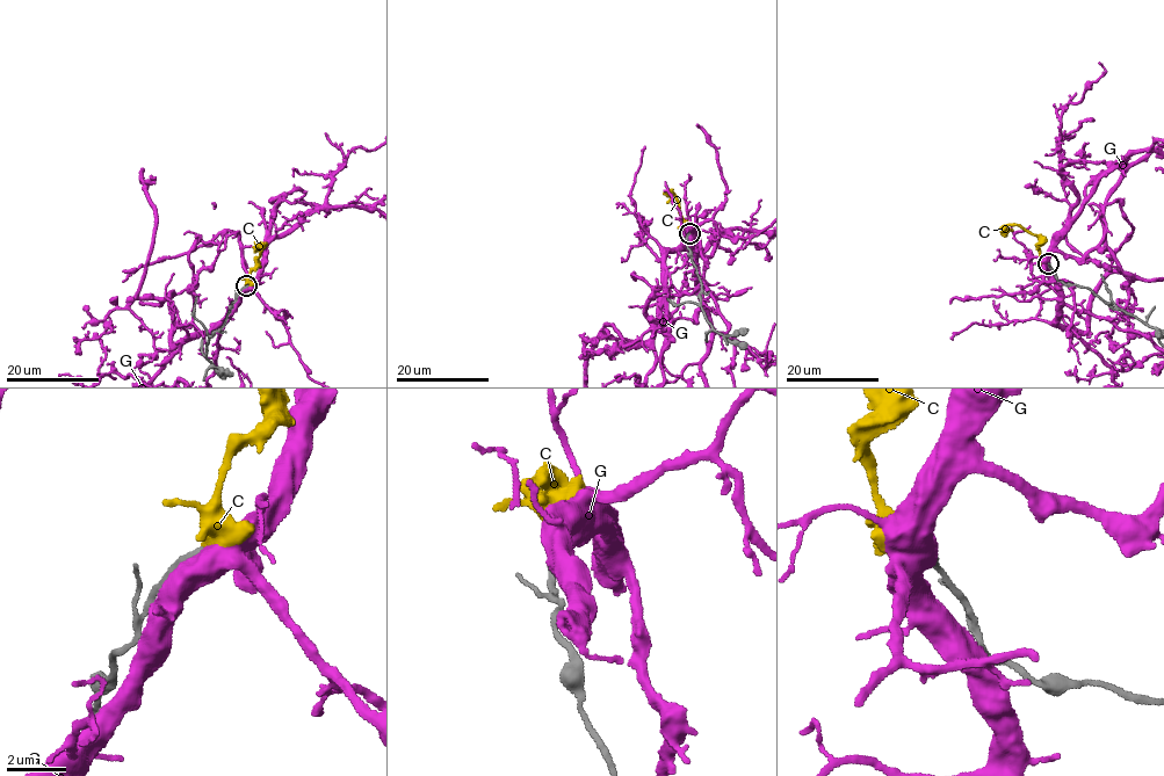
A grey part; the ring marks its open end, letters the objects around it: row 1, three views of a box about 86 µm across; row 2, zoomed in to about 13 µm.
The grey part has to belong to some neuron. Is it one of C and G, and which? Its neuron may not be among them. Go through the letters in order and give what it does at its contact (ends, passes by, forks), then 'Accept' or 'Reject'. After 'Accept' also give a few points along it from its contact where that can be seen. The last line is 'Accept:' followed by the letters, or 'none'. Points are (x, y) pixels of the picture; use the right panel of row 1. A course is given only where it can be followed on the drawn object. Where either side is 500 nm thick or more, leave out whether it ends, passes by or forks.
C: It ends there. Reject
G: Reject
Accept: none

